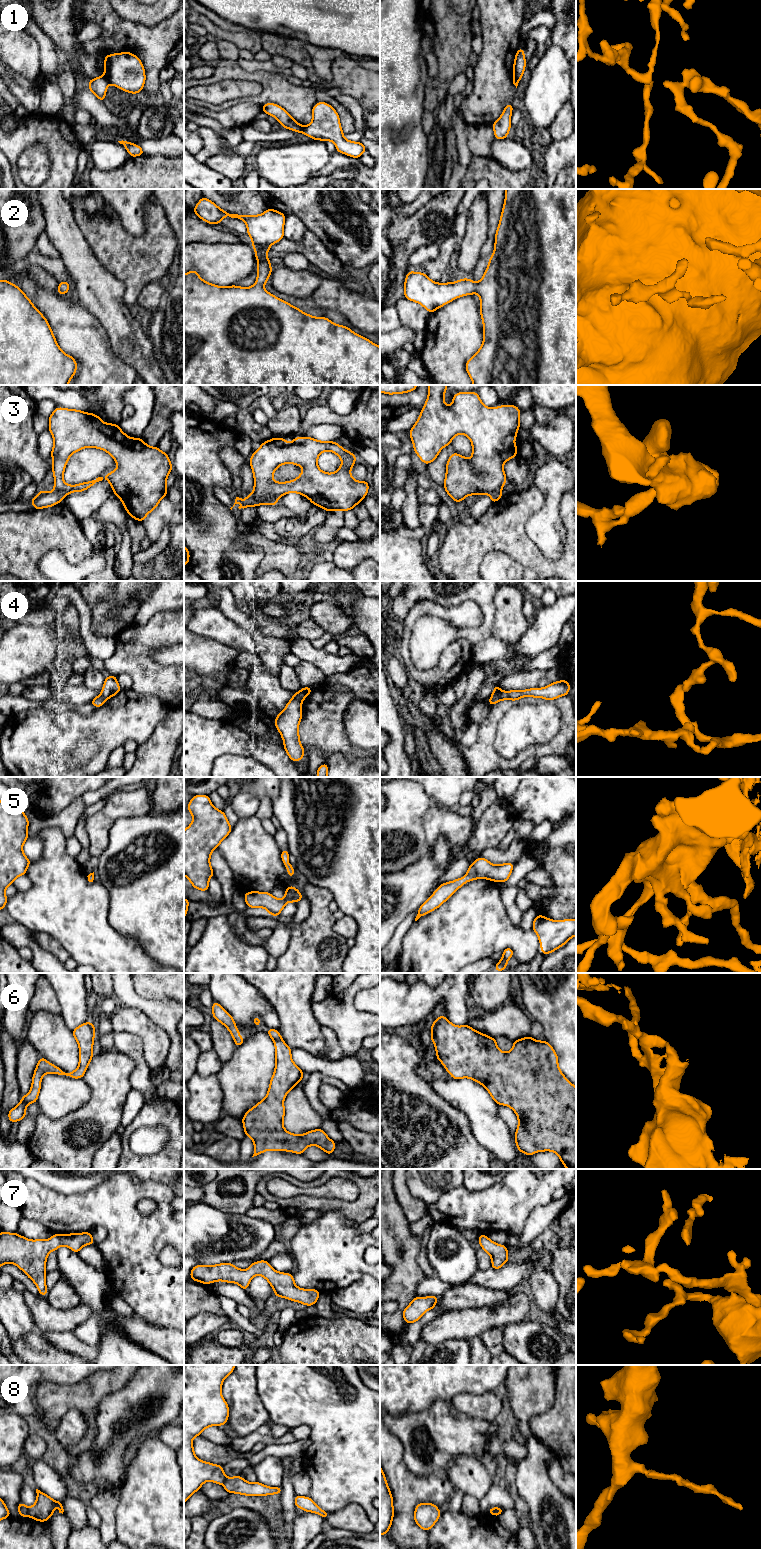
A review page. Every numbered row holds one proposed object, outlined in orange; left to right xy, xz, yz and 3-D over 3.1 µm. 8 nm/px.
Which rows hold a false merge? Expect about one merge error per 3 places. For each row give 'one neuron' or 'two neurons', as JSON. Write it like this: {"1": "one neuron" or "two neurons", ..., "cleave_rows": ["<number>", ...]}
{"1": "two neurons", "2": "one neuron", "3": "two neurons", "4": "two neurons", "5": "one neuron", "6": "one neuron", "7": "one neuron", "8": "two neurons", "cleave_rows": ["1", "3", "4", "8"]}

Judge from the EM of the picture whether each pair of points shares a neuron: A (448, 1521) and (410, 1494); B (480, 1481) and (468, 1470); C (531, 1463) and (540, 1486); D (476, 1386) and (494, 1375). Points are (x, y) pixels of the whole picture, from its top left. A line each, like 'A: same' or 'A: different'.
A: different
B: same
C: same
D: same

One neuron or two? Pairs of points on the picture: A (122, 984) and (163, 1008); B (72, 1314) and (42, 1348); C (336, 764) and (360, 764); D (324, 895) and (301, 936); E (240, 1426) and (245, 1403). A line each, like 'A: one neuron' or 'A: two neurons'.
A: one neuron
B: two neurons
C: one neuron
D: one neuron
E: one neuron

